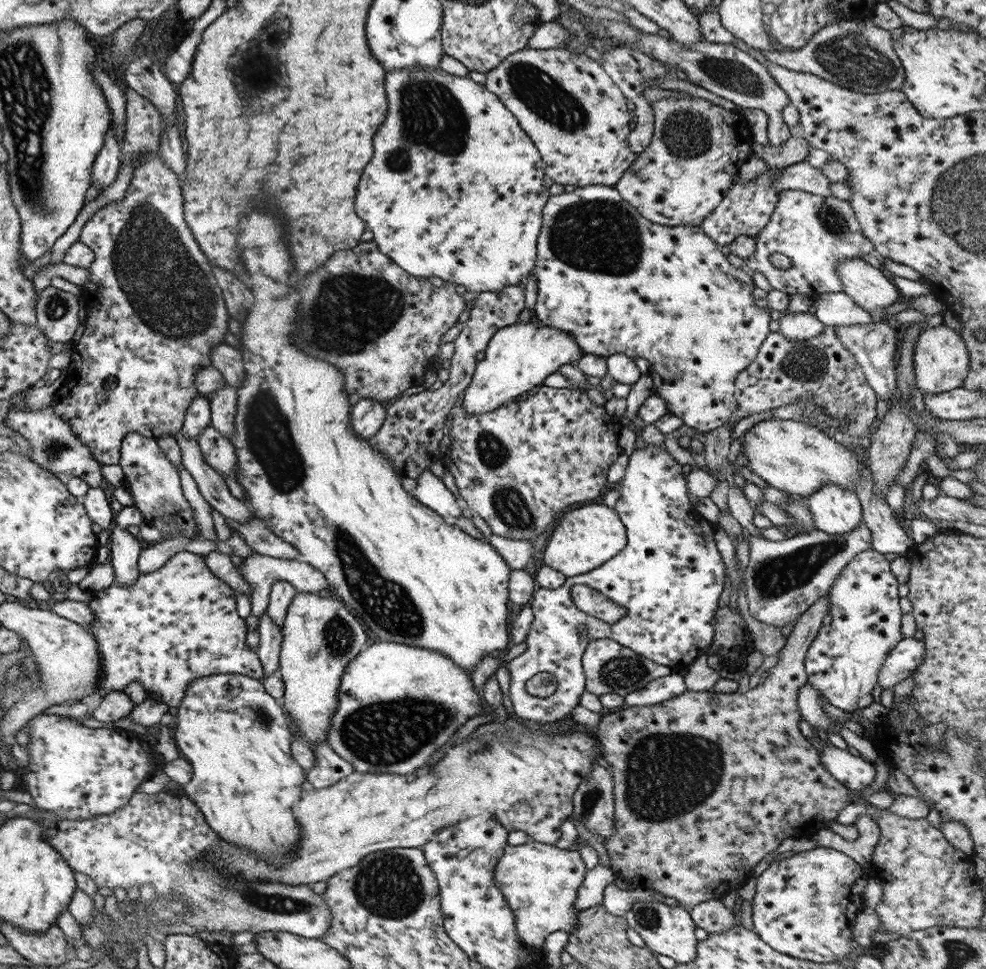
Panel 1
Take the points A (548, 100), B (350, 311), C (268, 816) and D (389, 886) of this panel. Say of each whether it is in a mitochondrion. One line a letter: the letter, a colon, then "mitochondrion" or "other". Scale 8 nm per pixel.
A: mitochondrion
B: mitochondrion
C: other
D: mitochondrion

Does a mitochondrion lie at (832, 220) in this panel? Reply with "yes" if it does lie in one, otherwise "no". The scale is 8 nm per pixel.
yes

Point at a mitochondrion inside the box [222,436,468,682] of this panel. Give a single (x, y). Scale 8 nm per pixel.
(385, 603)

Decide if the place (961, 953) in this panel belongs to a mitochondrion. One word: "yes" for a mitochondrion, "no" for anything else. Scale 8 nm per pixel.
yes

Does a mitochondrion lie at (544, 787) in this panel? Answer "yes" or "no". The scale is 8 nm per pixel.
no

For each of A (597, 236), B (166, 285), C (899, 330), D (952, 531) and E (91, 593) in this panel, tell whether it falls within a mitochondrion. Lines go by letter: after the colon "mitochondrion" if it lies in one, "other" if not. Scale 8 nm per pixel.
A: mitochondrion
B: mitochondrion
C: other
D: other
E: other

